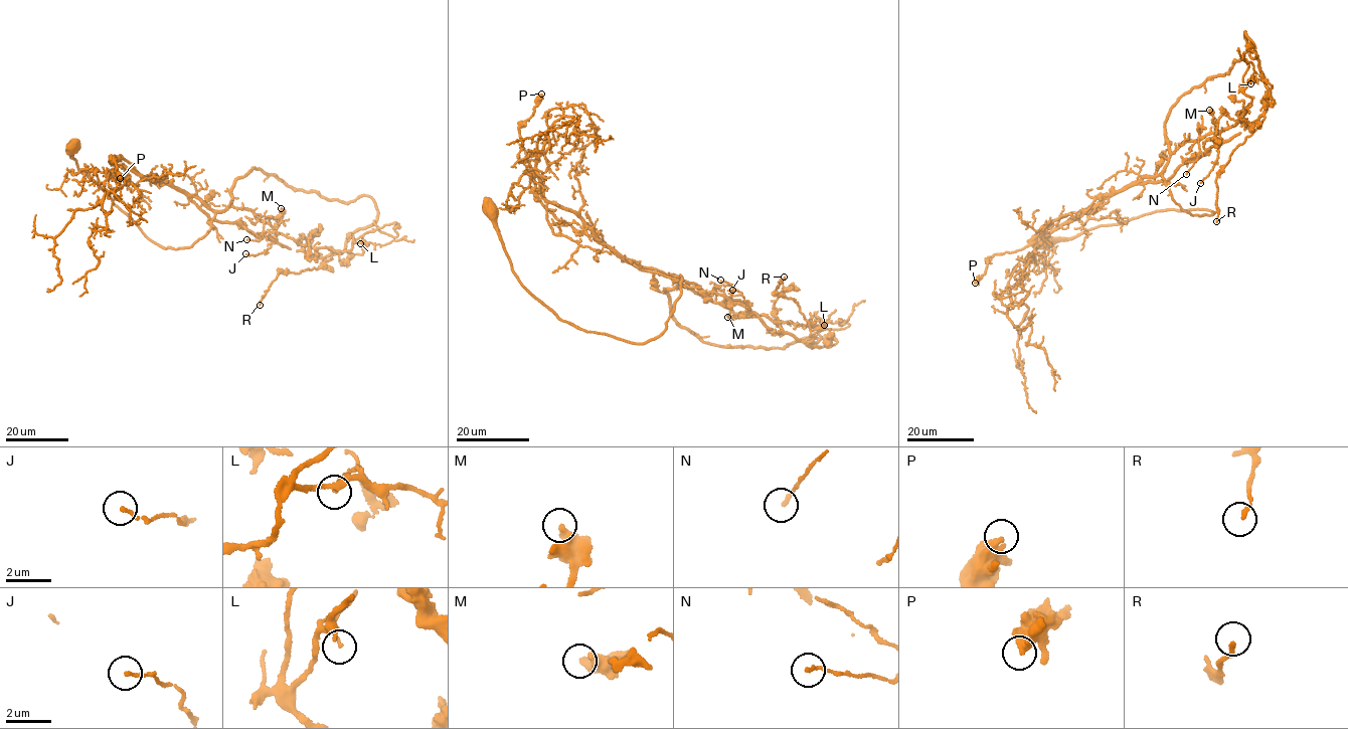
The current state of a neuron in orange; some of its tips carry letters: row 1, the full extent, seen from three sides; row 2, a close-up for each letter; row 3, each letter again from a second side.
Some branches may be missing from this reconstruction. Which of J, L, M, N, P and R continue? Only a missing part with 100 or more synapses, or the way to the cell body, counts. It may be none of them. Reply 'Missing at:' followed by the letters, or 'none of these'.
Missing at: none of these

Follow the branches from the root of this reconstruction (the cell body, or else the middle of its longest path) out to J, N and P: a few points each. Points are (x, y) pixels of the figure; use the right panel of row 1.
J: (1044, 238), (1070, 239), (1168, 208), (1207, 209), (1209, 215), (1181, 209), (1166, 182), (1219, 144), (1200, 183)
N: (1044, 238), (1168, 208), (1214, 212), (1181, 209), (1163, 179), (1170, 155), (1199, 137), (1186, 174)
P: (1044, 238), (1168, 208), (1214, 212), (1181, 209), (1166, 181), (1137, 184), (997, 253), (975, 283)

